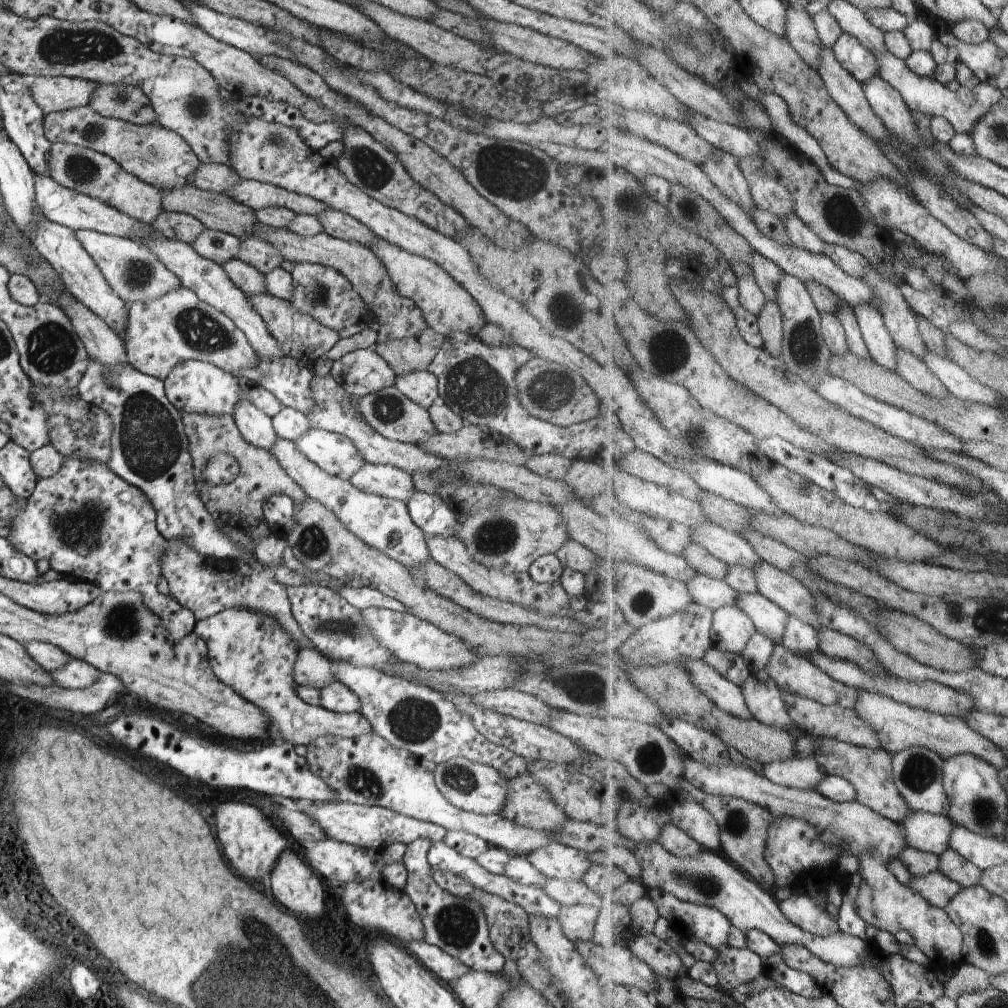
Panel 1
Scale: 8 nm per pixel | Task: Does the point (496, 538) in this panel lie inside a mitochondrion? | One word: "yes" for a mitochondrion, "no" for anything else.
yes

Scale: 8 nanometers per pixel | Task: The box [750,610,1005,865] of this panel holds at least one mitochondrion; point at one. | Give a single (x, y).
(917, 772)

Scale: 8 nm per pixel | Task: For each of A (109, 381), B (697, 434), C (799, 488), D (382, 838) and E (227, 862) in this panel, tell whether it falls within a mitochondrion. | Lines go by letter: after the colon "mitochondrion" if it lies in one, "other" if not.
A: mitochondrion
B: mitochondrion
C: mitochondrion
D: other
E: other

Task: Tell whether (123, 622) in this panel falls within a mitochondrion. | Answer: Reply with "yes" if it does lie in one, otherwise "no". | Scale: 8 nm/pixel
yes

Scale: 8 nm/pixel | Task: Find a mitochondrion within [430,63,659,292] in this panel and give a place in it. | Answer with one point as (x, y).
(507, 173)

